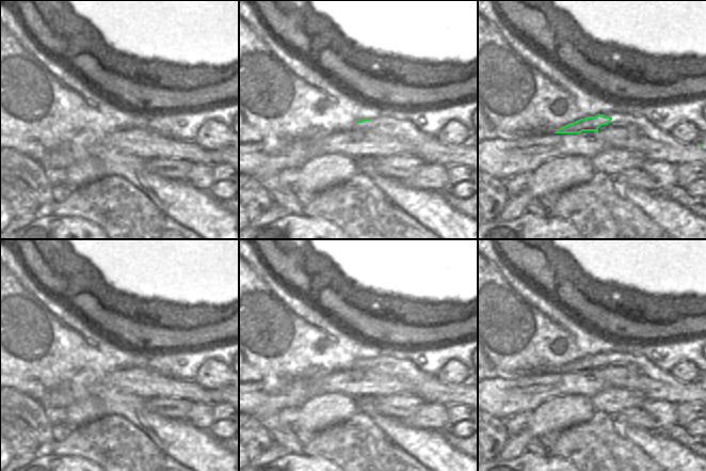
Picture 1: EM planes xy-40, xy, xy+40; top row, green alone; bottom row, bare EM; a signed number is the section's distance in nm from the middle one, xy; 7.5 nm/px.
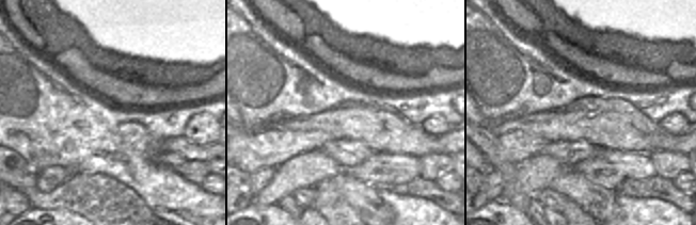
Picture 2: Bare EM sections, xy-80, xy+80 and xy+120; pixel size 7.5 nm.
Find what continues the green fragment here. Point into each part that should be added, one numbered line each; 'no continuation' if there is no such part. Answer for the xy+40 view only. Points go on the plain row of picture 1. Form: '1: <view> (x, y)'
1: xy+40 (627, 372)

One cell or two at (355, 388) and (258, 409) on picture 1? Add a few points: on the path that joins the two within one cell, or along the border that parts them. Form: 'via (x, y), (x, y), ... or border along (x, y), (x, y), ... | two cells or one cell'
via (331, 386), (307, 388), (294, 395), (283, 398) | one cell

